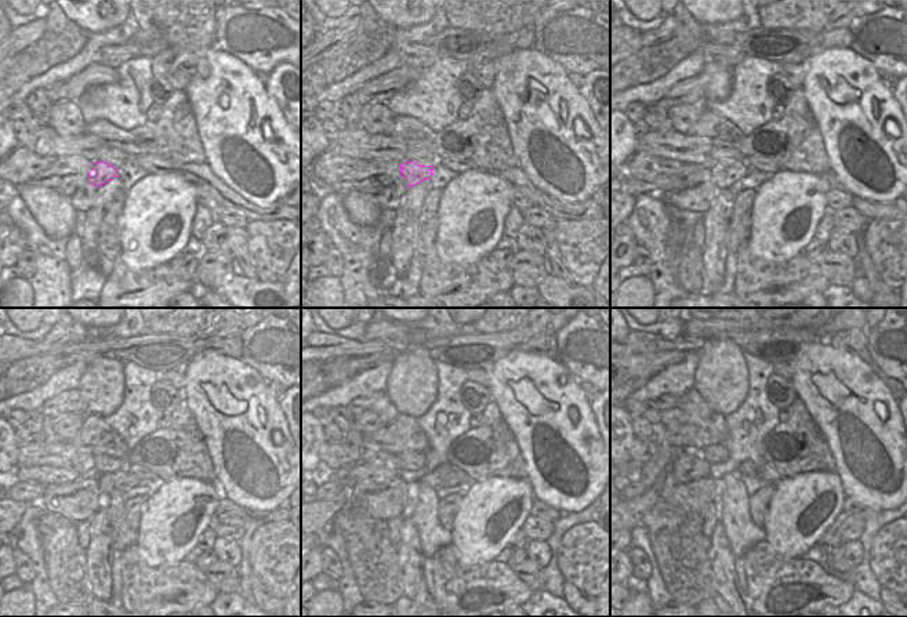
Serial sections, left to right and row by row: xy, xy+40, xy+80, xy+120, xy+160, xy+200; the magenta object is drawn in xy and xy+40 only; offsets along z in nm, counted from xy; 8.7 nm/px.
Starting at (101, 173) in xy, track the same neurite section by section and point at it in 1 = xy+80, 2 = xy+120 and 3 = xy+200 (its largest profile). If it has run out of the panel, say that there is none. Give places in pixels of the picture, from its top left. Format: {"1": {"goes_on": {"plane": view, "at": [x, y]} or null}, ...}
{"1": {"goes_on": {"plane": "xy+80", "at": [725, 174]}}, "2": {"goes_on": {"plane": "xy+120", "at": [122, 481]}}, "3": {"goes_on": {"plane": "xy+200", "at": [768, 472]}}}

